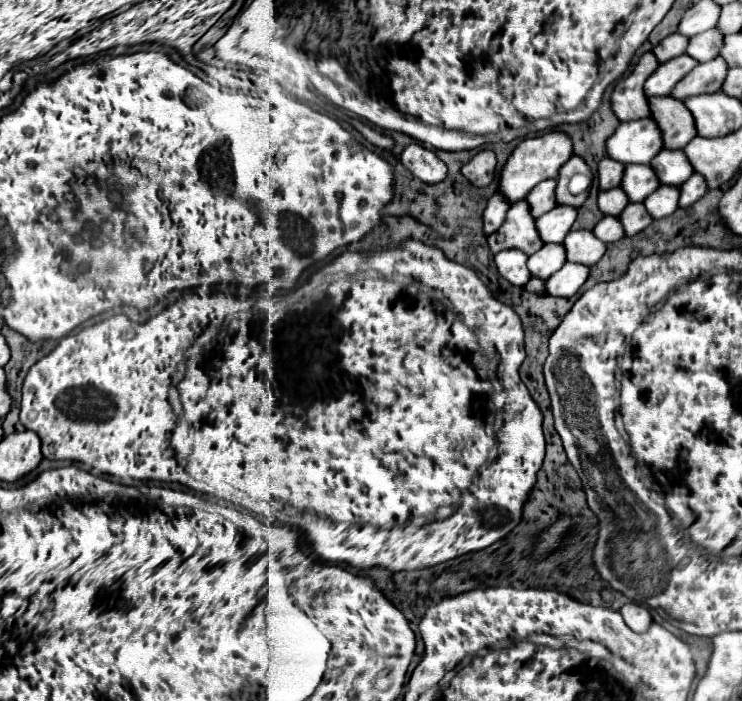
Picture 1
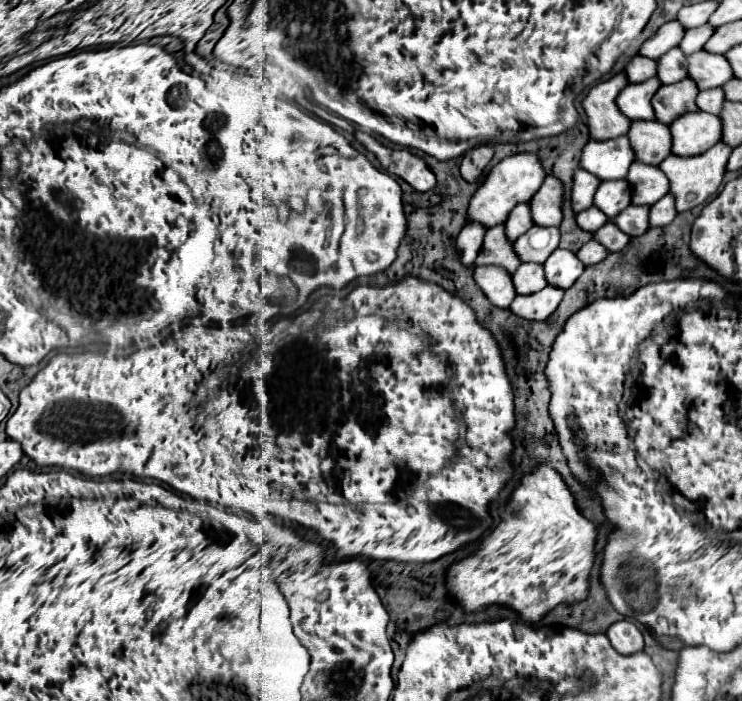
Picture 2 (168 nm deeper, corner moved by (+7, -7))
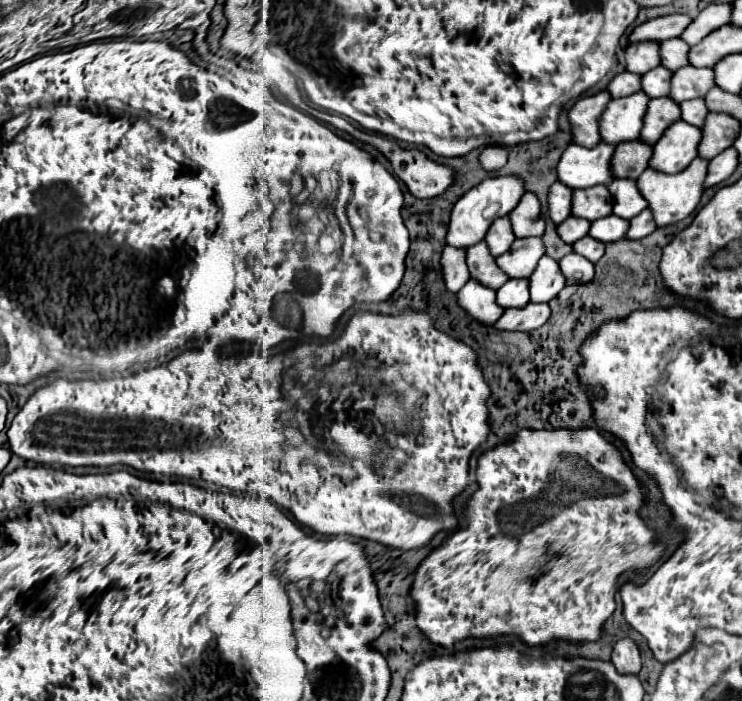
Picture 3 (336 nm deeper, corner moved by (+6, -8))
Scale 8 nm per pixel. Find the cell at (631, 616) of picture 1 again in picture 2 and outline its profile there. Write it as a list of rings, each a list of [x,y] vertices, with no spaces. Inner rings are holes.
[[[617,621],[609,627],[607,637],[611,645],[621,653],[621,655],[633,655],[643,649],[643,637],[641,631],[631,623],[631,621]]]

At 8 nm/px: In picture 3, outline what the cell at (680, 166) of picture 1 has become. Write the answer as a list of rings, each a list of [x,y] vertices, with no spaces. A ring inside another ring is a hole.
[[[616,178],[608,184],[608,188],[614,198],[614,214],[616,216],[630,220],[646,208],[646,198],[642,198],[642,194],[638,194],[636,180],[630,180],[630,178],[618,180]]]

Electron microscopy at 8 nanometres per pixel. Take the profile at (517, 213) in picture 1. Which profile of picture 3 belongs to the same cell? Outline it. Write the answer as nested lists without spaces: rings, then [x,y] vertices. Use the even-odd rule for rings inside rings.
[[[486,242],[470,246],[466,262],[468,262],[470,276],[476,278],[478,282],[482,282],[484,286],[498,290],[508,280],[506,274],[502,274],[502,270],[498,270],[496,258],[490,254],[490,250],[486,250]]]

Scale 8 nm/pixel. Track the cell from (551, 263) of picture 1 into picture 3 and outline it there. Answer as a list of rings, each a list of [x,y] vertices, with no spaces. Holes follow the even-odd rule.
[[[510,278],[496,294],[496,302],[502,308],[522,308],[530,300],[528,278]]]

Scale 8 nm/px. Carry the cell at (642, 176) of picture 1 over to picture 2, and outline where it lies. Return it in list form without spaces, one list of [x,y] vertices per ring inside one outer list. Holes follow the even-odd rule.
[[[603,181],[593,195],[593,207],[603,211],[609,219],[613,219],[629,205],[631,205],[631,189],[627,181]]]

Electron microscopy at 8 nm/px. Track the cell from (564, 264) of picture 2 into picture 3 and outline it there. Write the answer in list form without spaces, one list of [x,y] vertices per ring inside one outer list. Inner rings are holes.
[[[542,256],[534,274],[530,276],[530,302],[550,302],[564,286],[566,280],[562,280],[562,270],[558,270],[558,260],[550,256]]]

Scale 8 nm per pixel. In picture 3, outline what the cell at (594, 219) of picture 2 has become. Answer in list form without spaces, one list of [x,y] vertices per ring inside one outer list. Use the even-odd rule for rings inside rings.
[[[570,216],[566,222],[562,222],[558,226],[558,234],[560,234],[560,238],[564,242],[574,244],[578,238],[584,238],[588,234],[590,226],[592,226],[592,222],[586,222],[586,218],[574,218],[574,216]]]

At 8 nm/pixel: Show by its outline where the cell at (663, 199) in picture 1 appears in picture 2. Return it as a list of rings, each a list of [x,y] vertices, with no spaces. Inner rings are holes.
[[[629,205],[623,213],[619,213],[617,217],[613,217],[611,221],[629,237],[639,237],[641,233],[645,233],[649,229],[647,223],[647,215],[649,215],[649,207],[639,207],[639,205]]]

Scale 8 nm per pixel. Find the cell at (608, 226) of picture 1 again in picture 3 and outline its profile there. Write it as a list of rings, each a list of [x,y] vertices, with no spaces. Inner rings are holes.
[[[568,254],[560,260],[560,268],[568,280],[568,284],[584,284],[594,278],[594,264],[580,254]]]

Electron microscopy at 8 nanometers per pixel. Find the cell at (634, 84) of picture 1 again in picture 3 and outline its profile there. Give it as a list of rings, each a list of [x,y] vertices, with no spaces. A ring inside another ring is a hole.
[[[602,90],[598,94],[580,98],[572,110],[570,110],[570,124],[572,124],[572,136],[574,144],[594,148],[602,142],[602,136],[598,134],[598,116],[602,116],[602,110],[610,102],[610,92]]]

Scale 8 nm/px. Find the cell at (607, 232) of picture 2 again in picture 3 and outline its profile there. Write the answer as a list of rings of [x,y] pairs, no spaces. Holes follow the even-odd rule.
[[[586,236],[586,238],[580,238],[578,242],[574,242],[574,252],[582,254],[590,262],[598,262],[602,258],[602,254],[606,252],[606,244],[598,242],[596,238]]]

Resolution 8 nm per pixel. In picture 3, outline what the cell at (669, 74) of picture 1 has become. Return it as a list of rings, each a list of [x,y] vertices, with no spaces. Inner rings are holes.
[[[642,92],[610,100],[600,118],[602,140],[608,144],[620,144],[640,138],[642,118],[646,116],[648,102],[650,98],[646,98]]]

